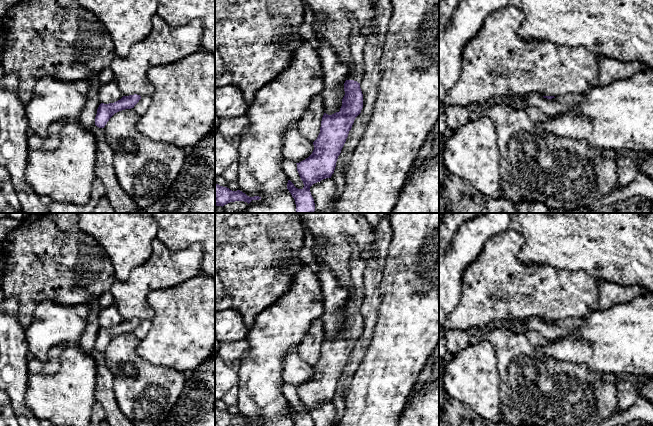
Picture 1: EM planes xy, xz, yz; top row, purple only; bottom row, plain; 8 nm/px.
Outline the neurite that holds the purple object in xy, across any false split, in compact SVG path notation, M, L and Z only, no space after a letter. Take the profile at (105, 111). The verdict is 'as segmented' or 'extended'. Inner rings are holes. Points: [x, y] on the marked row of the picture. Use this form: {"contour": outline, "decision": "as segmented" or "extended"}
{"contour": "M134 94L129 96L123 96L120 100L104 104L101 103L97 109L95 117L95 125L99 128L104 128L109 119L117 112L134 108L134 106L141 99L140 95Z", "decision": "as segmented"}

